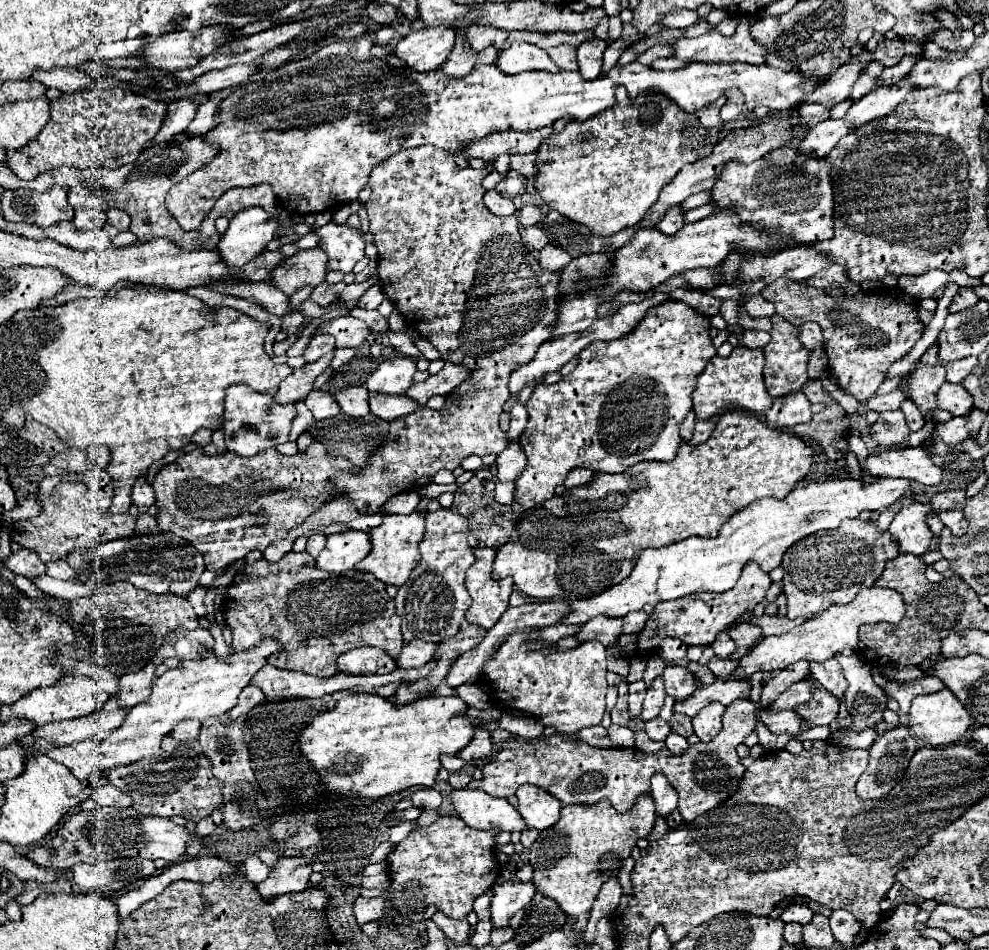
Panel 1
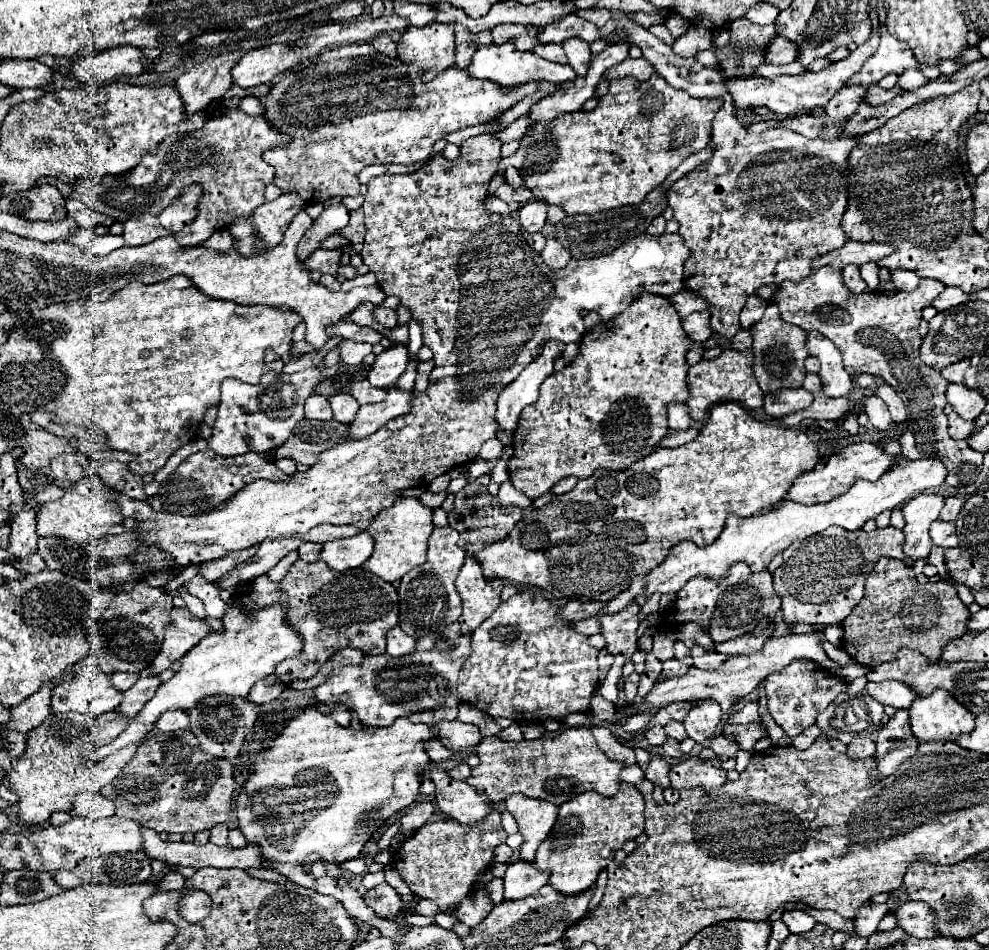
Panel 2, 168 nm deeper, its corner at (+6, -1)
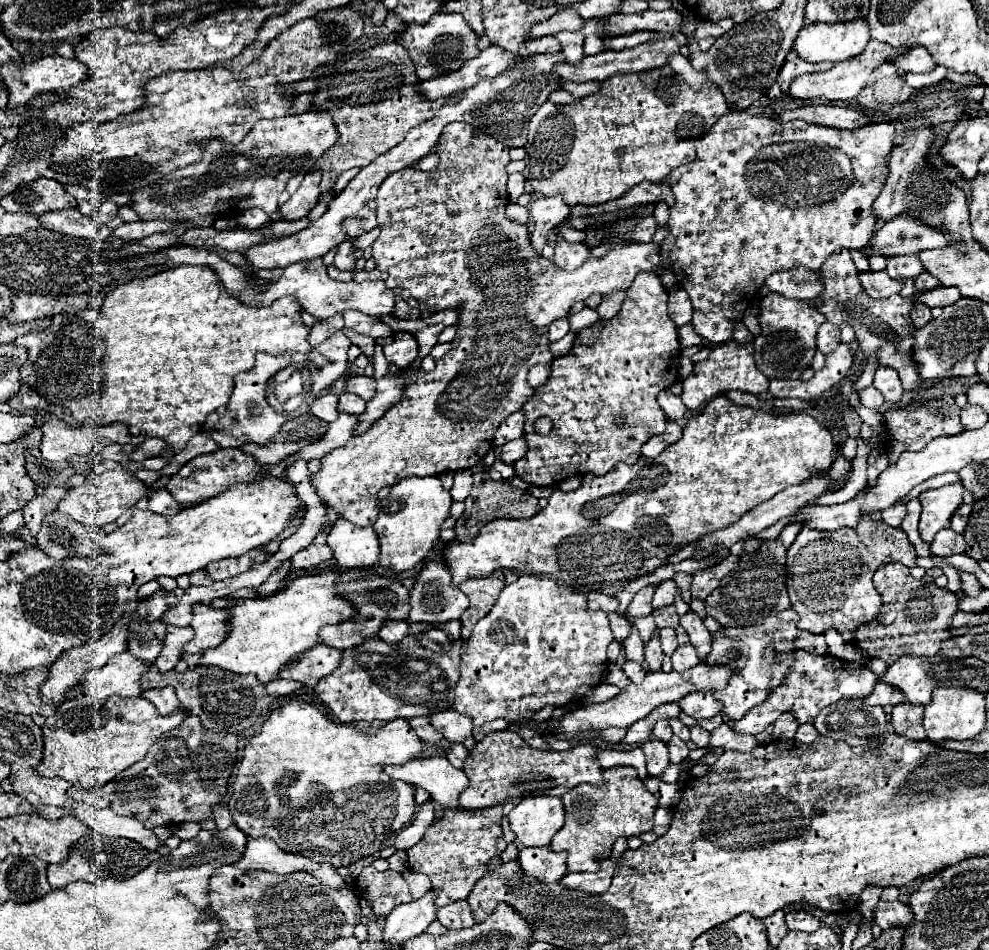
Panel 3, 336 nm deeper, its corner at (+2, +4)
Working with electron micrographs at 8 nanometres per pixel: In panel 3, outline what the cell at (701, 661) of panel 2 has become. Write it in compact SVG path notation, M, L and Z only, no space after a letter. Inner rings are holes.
M693 611L681 615L681 627L687 631L691 643L695 645L699 659L705 659L707 651L711 651L711 633L705 629L701 617Z

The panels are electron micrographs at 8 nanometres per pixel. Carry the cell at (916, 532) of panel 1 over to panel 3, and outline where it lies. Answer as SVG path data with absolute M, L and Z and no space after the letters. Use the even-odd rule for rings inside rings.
M951 483L939 489L929 489L919 495L923 513L919 521L919 533L923 541L931 543L937 531L947 529L953 513L963 503L963 485Z

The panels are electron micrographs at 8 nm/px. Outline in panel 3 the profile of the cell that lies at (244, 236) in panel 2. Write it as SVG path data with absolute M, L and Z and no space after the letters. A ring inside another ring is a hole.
M313 171L305 175L301 187L291 195L291 199L281 207L281 215L285 221L297 221L309 215L309 211L319 203L321 171Z

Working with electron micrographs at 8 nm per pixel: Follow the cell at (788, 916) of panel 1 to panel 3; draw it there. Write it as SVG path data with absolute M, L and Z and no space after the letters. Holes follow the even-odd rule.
M793 911L793 913L787 913L785 915L785 923L789 929L795 929L795 931L805 931L805 933L813 933L821 927L821 921L817 917L813 917L811 913L805 913L805 911Z

